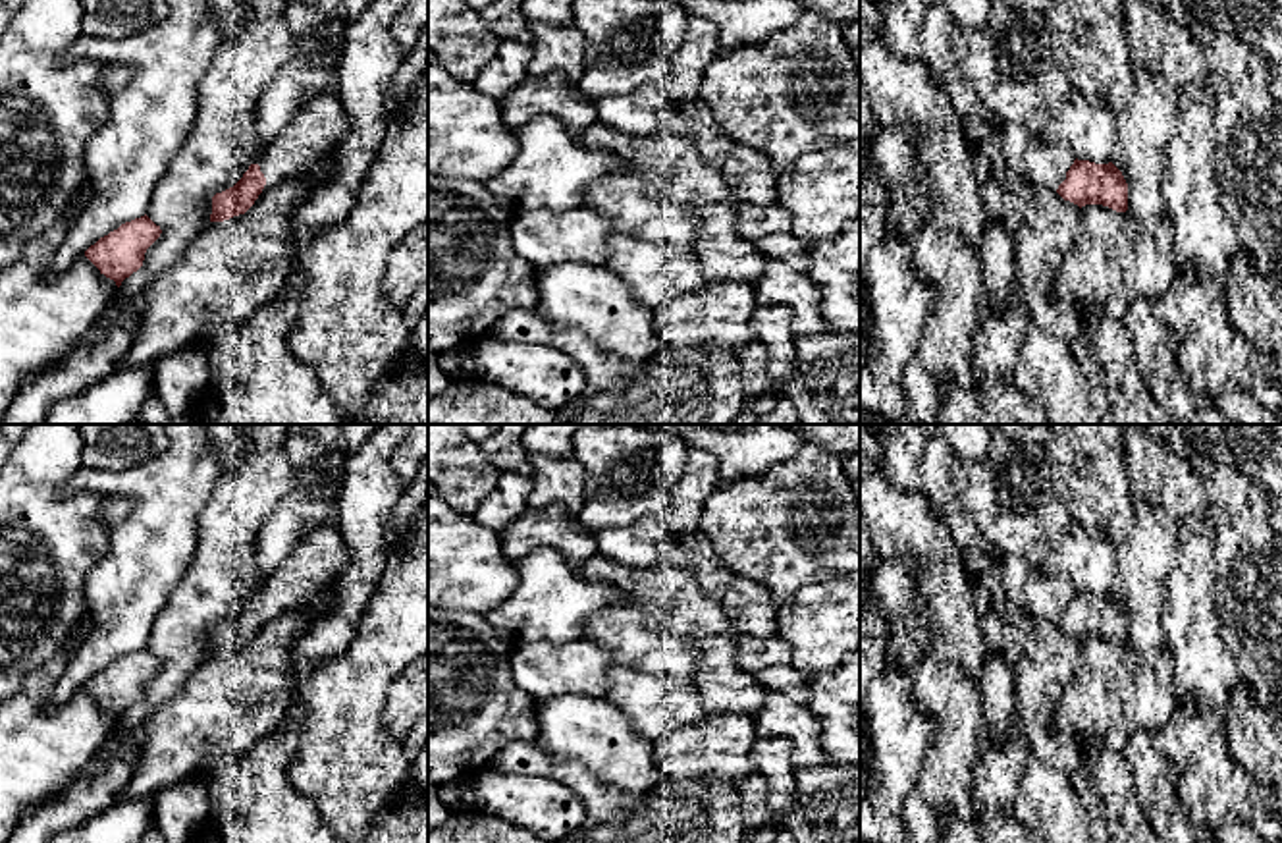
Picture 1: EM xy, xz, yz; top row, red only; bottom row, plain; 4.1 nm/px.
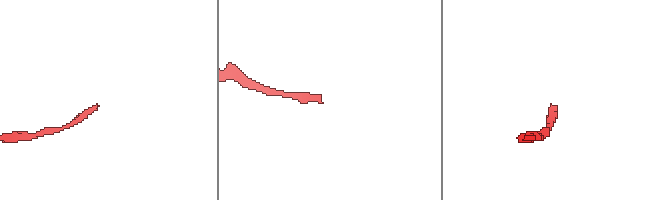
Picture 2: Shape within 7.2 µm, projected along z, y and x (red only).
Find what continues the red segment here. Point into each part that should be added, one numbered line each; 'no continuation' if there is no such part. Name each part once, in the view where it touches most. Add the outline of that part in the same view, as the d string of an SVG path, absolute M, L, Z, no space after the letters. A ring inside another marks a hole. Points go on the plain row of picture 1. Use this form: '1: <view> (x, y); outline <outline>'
1: xy (322, 554); outline M337 521L324 523L307 534L295 552L253 594L260 598L266 610L264 621L324 594L349 561L351 554Z

